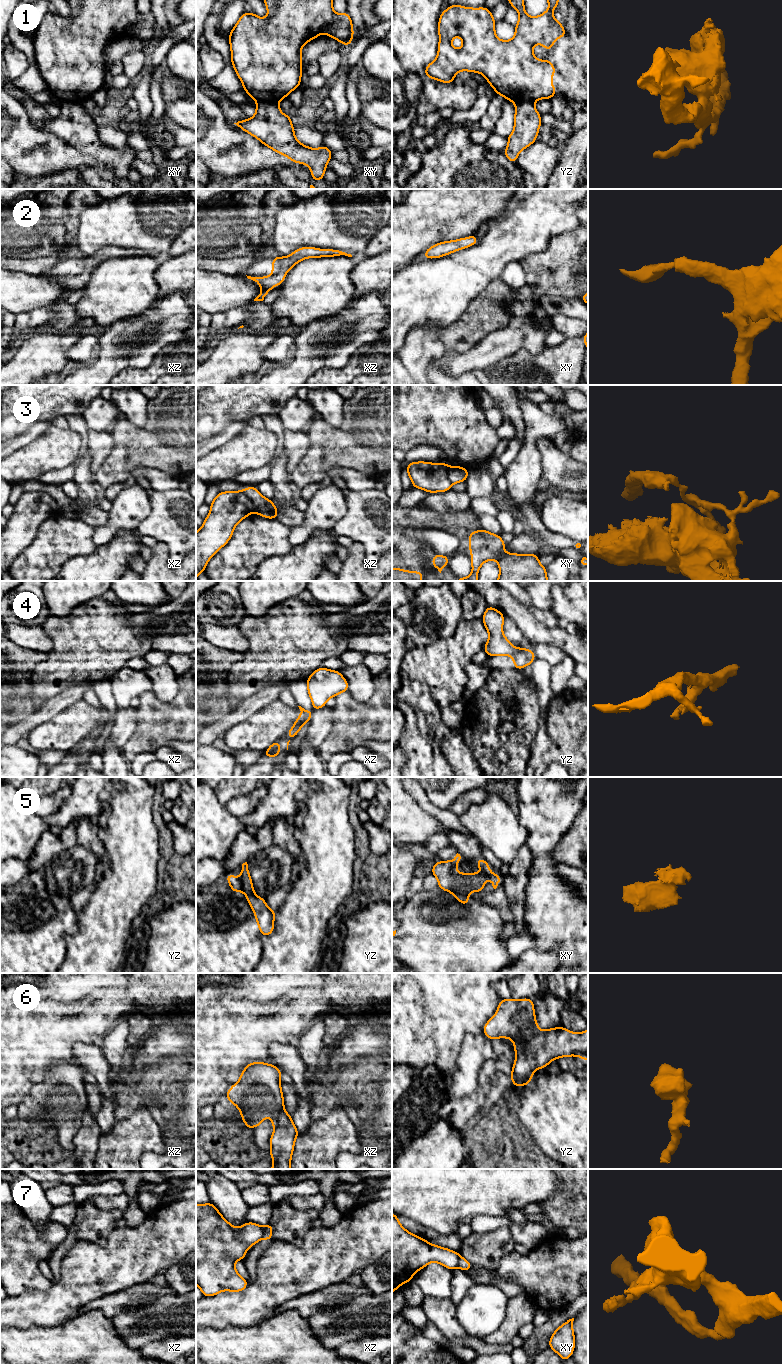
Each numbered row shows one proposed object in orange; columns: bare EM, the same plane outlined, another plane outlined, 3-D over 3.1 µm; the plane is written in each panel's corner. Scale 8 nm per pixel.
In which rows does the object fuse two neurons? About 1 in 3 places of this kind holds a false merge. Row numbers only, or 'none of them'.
1, 3, 4, 5, 6, 7

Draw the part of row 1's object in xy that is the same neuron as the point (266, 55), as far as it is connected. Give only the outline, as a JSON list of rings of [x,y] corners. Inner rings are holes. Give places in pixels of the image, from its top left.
[[[263,0],[263,1],[268,11],[268,16],[266,18],[260,18],[255,13],[248,13],[245,11],[238,20],[238,22],[236,23],[236,25],[234,26],[234,28],[231,30],[228,36],[231,49],[231,63],[241,83],[243,84],[243,89],[252,99],[254,99],[257,102],[278,103],[280,100],[285,99],[290,92],[295,90],[301,84],[301,76],[302,76],[301,49],[306,43],[320,36],[325,31],[327,36],[338,40],[344,46],[349,46],[350,43],[353,41],[354,31],[353,31],[352,20],[349,13],[348,12],[345,12],[343,14],[335,13],[332,6],[333,0]]]

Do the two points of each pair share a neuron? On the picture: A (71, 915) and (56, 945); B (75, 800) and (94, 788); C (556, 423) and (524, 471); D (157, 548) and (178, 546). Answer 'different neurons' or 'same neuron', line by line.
A: same neuron
B: same neuron
C: same neuron
D: different neurons

